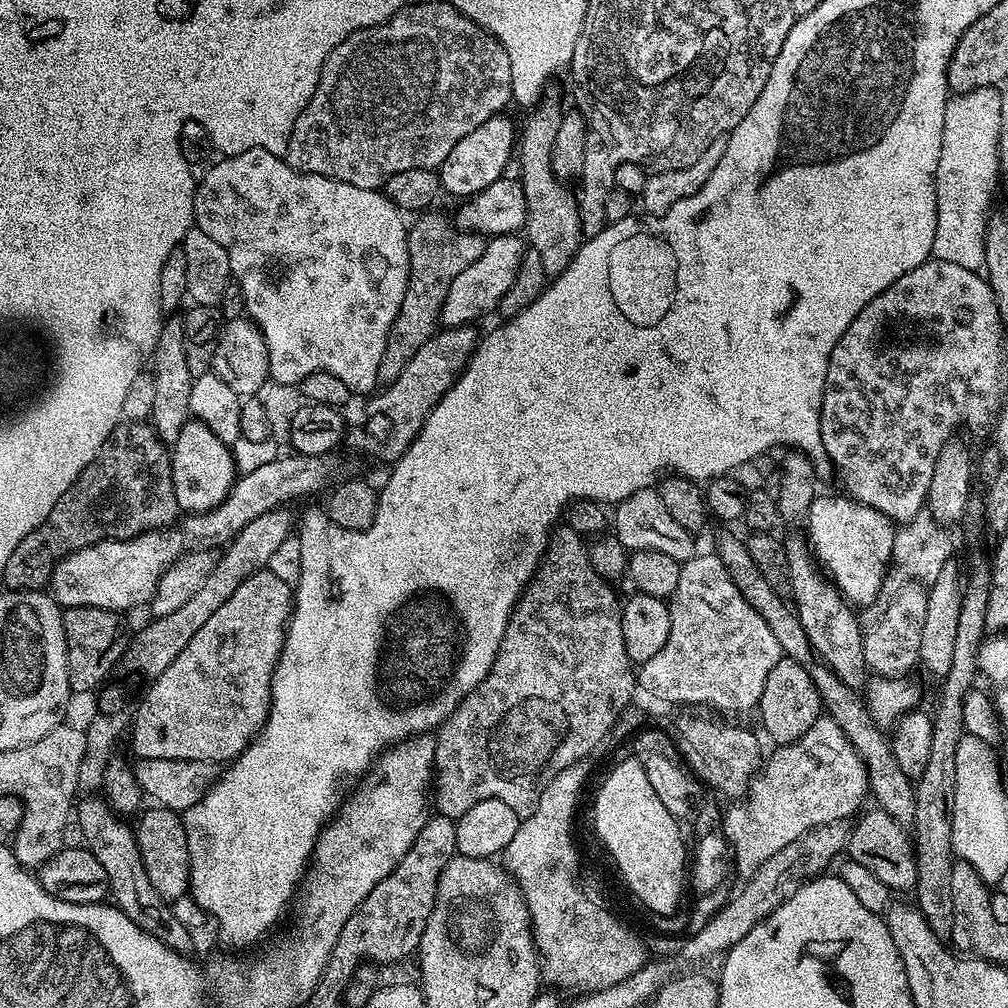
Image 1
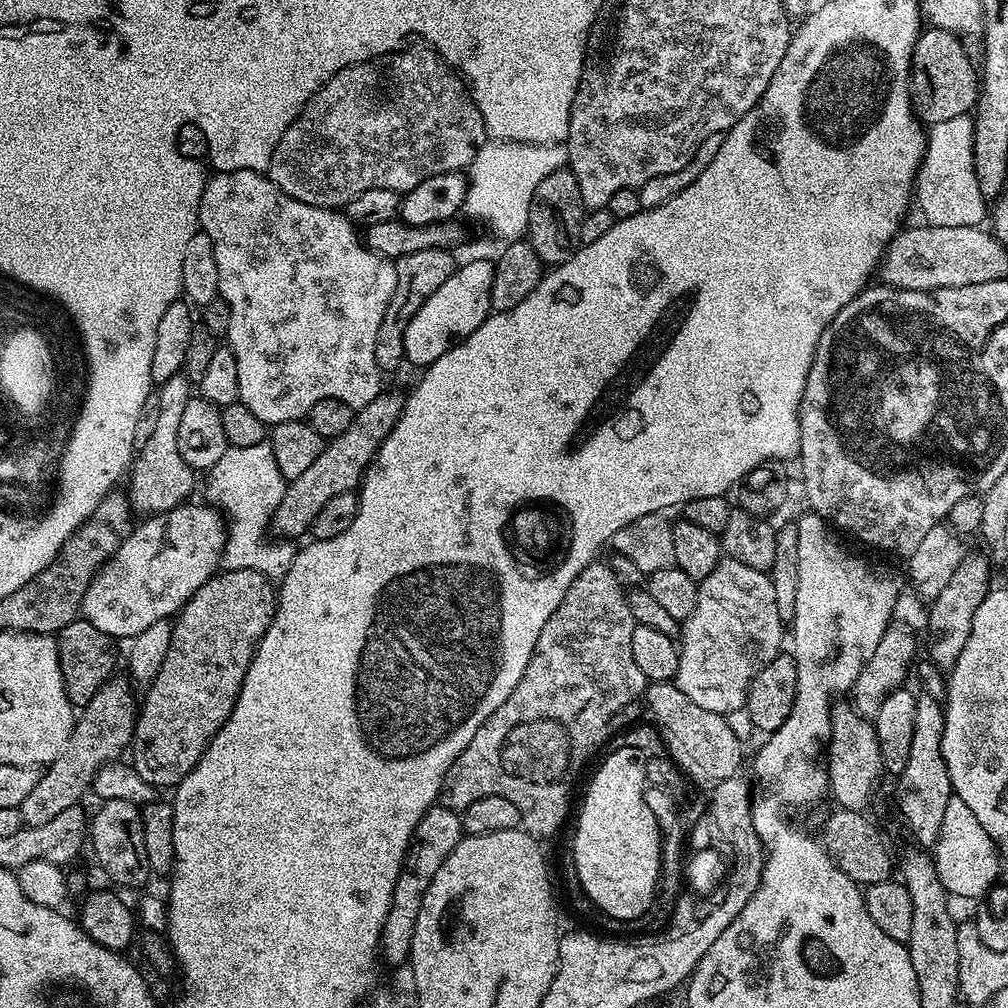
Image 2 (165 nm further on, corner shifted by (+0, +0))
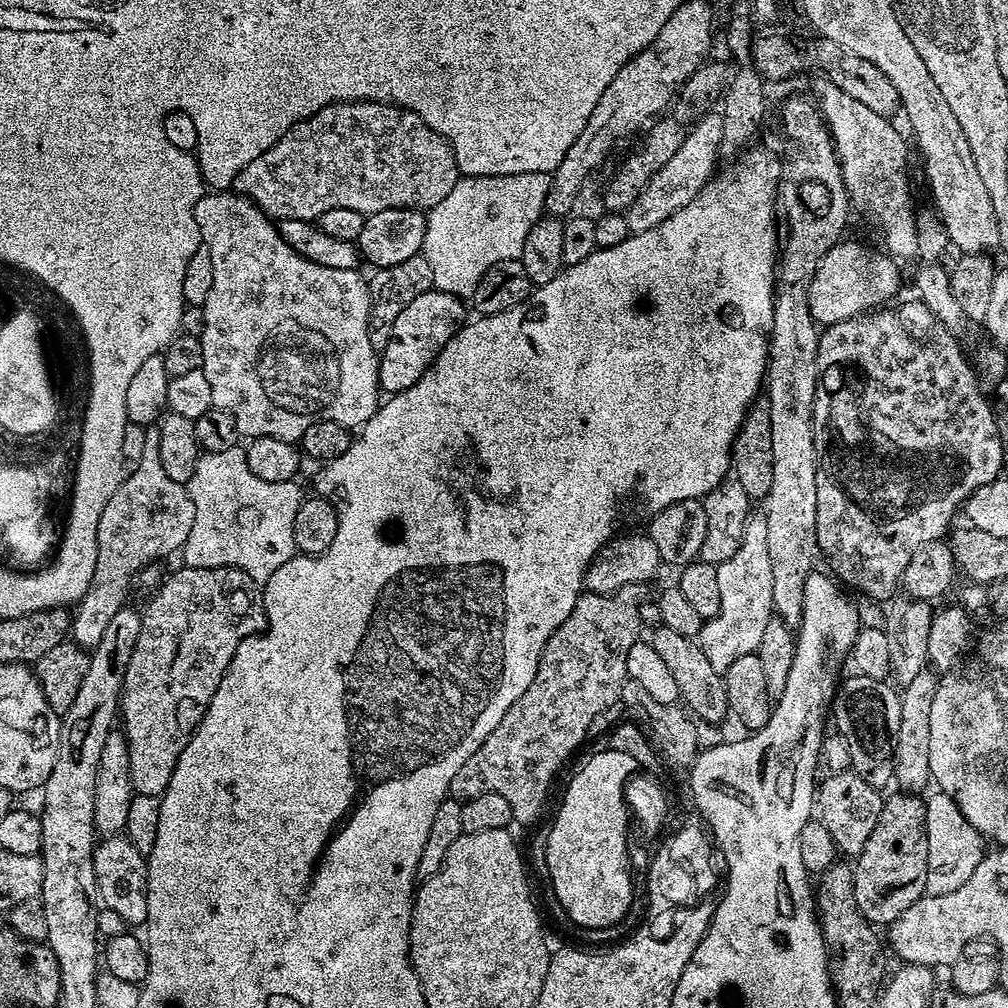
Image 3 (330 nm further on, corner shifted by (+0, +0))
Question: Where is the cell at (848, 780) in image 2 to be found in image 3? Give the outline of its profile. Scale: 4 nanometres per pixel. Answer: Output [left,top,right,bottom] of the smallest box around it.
[814,770,885,858]

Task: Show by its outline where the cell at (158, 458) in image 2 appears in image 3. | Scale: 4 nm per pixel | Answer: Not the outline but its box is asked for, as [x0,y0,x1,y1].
[70,427,194,650]

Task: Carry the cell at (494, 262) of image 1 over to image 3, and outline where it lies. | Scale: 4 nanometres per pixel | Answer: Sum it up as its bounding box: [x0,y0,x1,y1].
[378,290,465,393]

